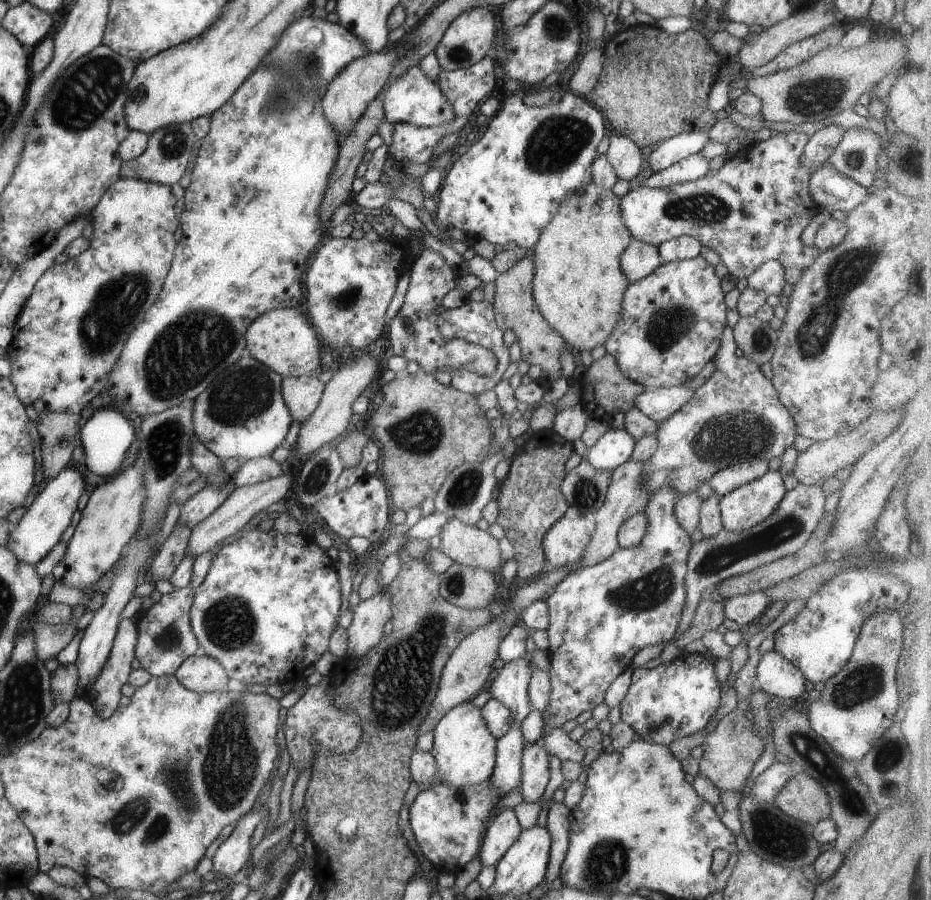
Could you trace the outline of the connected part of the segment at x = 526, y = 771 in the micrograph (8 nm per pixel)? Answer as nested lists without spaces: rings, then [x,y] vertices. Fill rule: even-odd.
[[[541,742],[525,744],[522,750],[519,794],[522,802],[537,802],[549,780],[549,753]]]

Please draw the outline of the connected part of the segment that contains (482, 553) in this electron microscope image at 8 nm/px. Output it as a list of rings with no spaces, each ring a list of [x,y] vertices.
[[[449,518],[441,526],[438,535],[441,539],[438,550],[443,552],[447,558],[450,558],[453,563],[471,568],[481,568],[481,570],[493,573],[502,562],[501,558],[499,558],[498,540],[491,536],[487,530],[482,531],[475,526],[463,524],[463,522],[455,520],[455,518]]]

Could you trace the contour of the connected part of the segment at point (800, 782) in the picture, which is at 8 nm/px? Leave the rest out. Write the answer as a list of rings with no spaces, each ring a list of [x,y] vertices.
[[[802,771],[795,773],[775,796],[773,803],[786,816],[795,818],[814,827],[830,812],[827,794],[815,780]]]

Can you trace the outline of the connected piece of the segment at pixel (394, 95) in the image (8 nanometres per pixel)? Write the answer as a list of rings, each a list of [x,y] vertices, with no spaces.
[[[409,66],[399,78],[393,80],[393,84],[387,84],[383,92],[383,118],[391,124],[407,123],[416,127],[429,127],[430,125],[447,124],[453,120],[455,112],[451,102],[443,96],[439,85],[429,80],[417,66]]]

